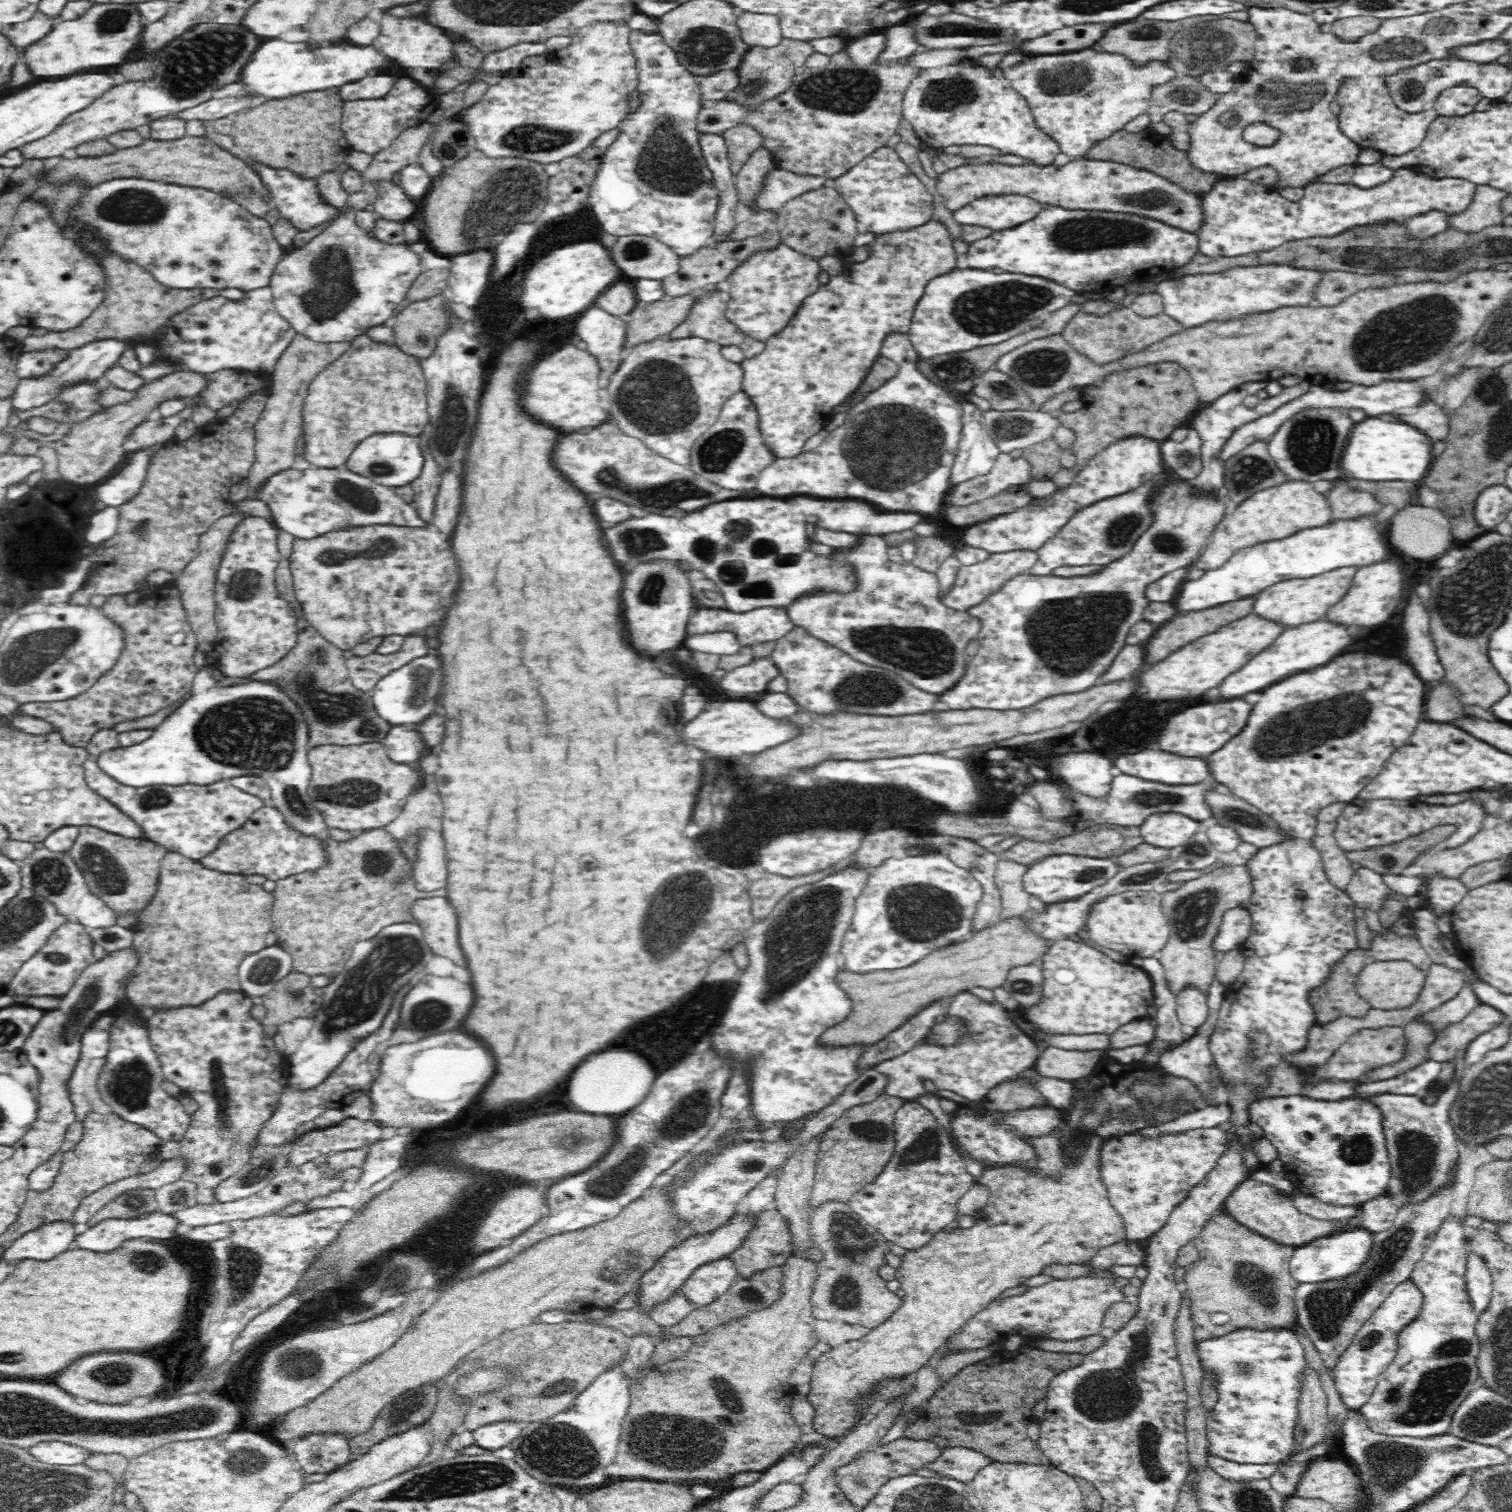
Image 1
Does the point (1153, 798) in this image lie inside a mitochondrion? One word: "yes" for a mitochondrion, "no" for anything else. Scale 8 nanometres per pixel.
yes

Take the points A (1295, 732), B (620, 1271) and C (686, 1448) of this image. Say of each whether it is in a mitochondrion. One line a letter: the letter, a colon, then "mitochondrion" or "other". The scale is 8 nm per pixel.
A: mitochondrion
B: mitochondrion
C: mitochondrion

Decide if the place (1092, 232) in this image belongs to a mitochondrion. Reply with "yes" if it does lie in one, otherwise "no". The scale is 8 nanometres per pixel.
yes

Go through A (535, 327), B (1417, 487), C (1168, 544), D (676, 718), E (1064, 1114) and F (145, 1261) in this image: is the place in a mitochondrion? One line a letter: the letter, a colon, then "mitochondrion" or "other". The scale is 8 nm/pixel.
A: other
B: other
C: mitochondrion
D: other
E: other
F: mitochondrion

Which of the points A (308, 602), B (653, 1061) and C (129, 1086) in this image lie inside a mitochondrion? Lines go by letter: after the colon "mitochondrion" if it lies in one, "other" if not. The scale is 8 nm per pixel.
A: other
B: other
C: mitochondrion

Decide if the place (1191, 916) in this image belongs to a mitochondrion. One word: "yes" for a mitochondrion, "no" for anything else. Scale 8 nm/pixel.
yes

